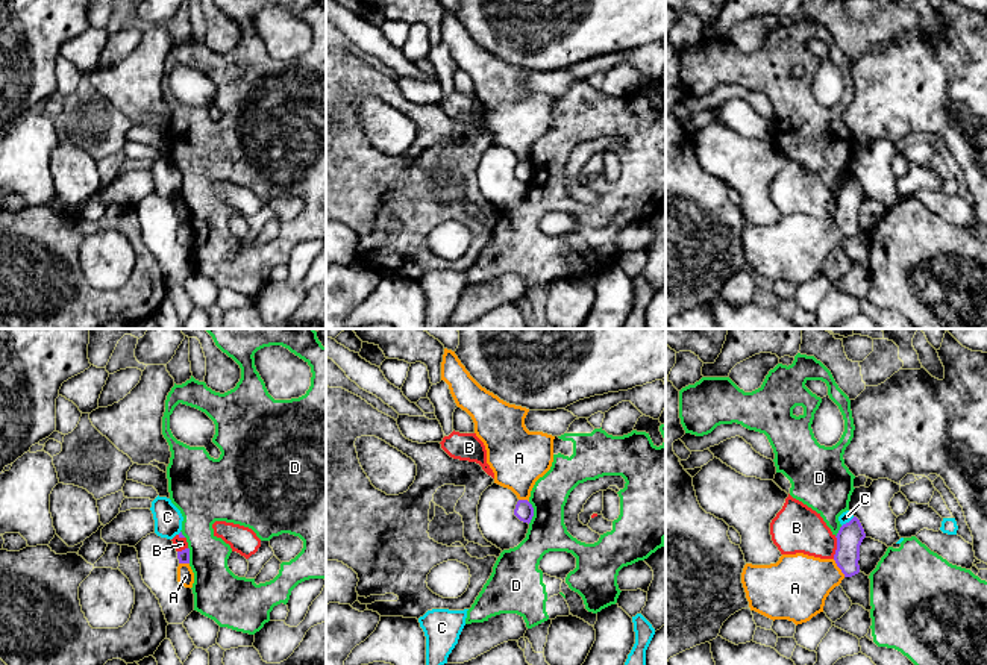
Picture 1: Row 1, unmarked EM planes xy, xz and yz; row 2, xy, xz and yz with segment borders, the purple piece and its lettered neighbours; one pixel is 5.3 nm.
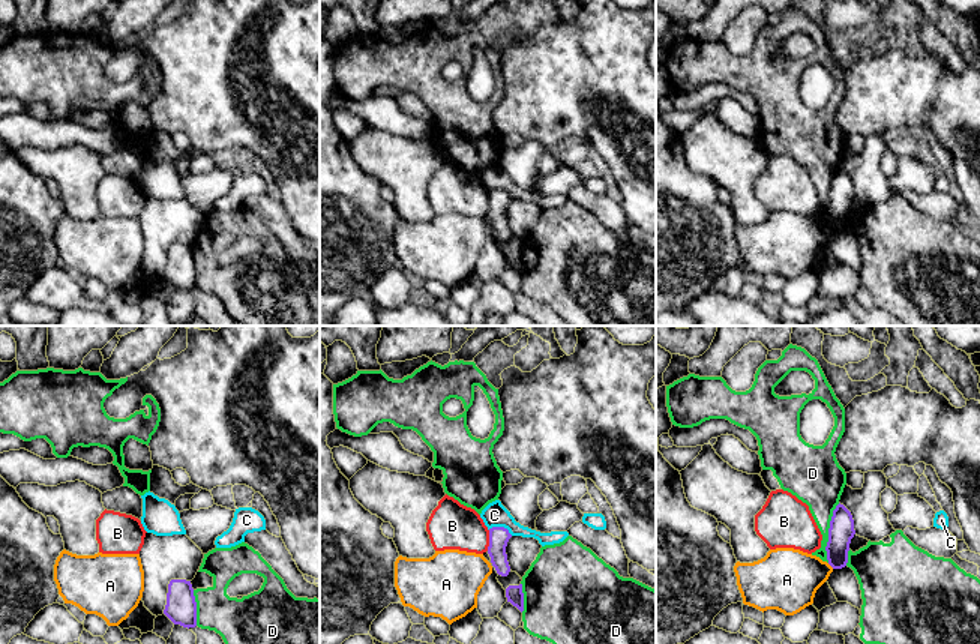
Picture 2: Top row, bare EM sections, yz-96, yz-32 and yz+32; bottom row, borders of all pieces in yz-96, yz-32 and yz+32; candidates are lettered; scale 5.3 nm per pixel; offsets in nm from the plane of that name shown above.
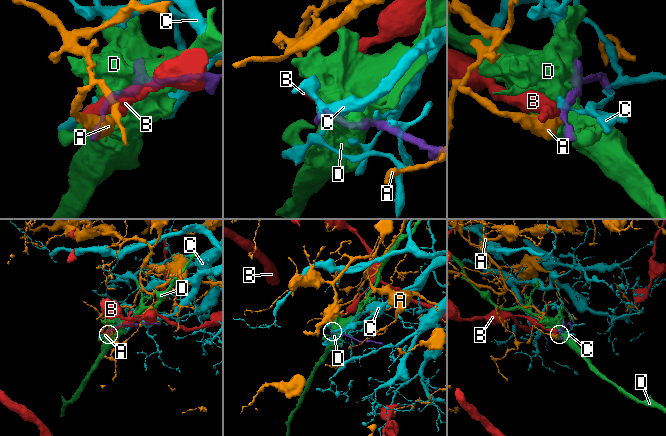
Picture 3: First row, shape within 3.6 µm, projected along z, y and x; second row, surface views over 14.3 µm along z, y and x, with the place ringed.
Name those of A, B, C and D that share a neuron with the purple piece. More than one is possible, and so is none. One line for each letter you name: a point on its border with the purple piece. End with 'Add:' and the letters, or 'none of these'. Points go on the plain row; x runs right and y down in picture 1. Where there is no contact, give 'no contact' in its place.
Add: none of these

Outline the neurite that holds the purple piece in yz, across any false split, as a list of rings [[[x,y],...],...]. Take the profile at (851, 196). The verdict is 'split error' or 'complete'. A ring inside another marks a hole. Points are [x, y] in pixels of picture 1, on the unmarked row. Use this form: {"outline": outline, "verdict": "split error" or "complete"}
{"outline": [[[857,177],[843,185],[837,194],[837,211],[834,221],[844,238],[860,233],[860,206],[866,198],[864,189]]], "verdict": "complete"}

